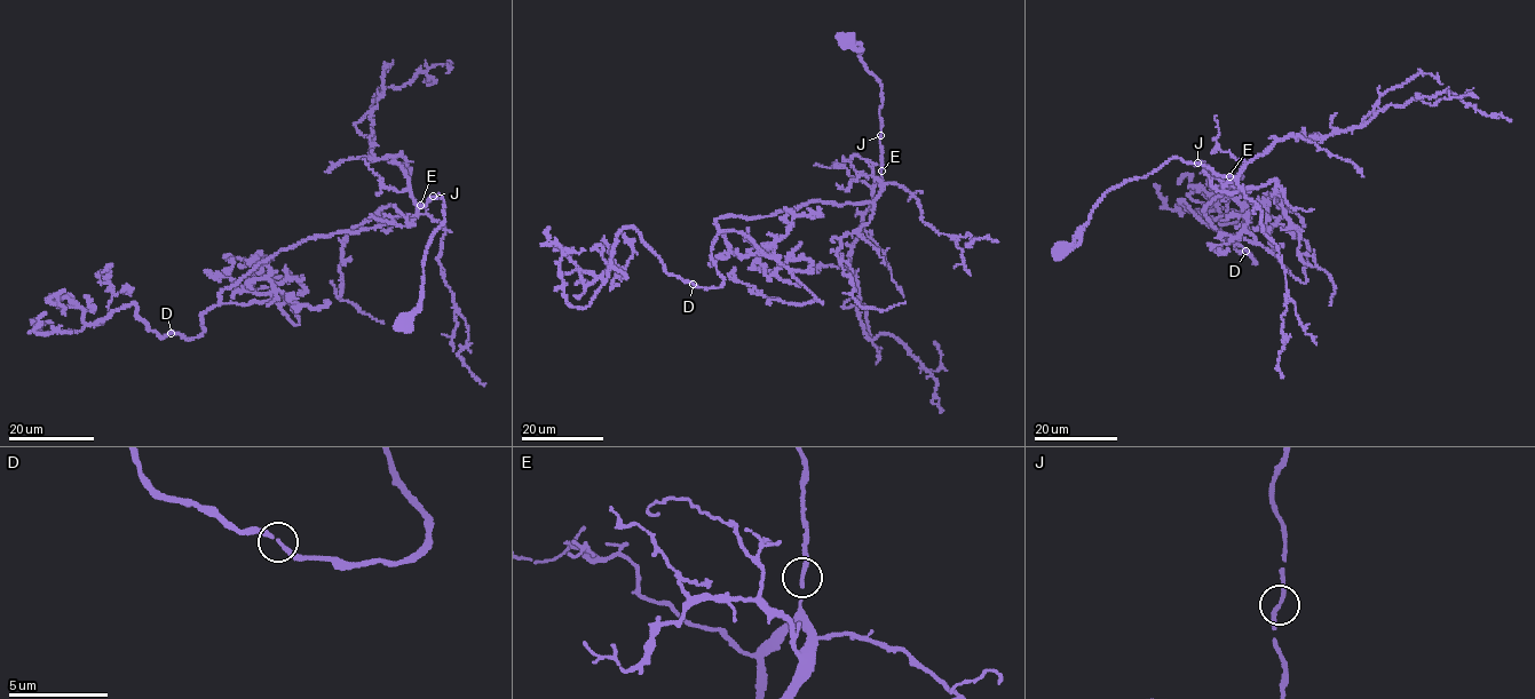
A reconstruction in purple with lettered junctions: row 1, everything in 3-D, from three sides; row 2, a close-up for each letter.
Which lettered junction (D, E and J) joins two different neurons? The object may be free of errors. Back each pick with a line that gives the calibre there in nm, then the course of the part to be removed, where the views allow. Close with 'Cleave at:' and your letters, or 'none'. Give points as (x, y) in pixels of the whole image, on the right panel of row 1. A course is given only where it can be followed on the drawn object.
Cleave at: none

